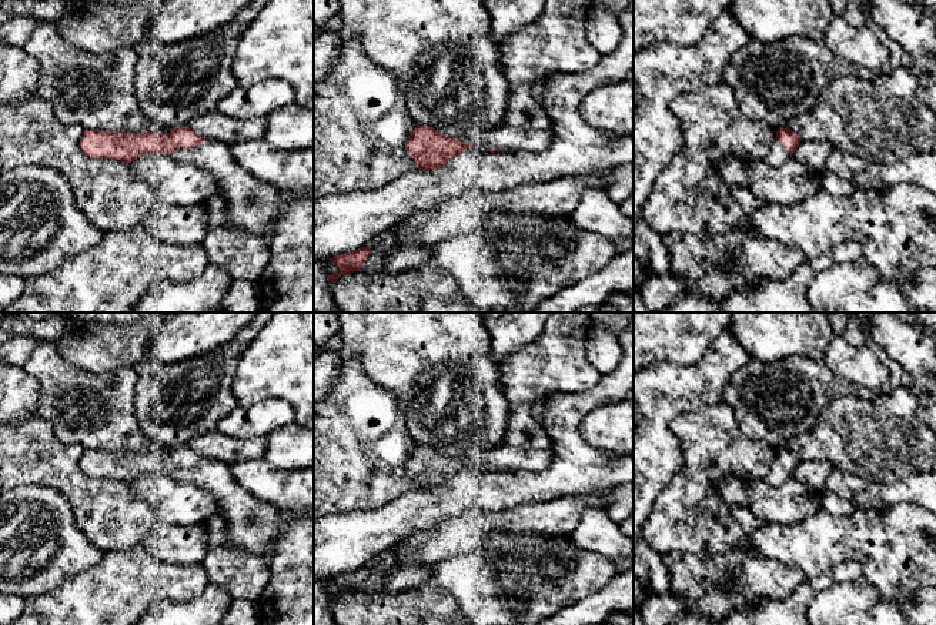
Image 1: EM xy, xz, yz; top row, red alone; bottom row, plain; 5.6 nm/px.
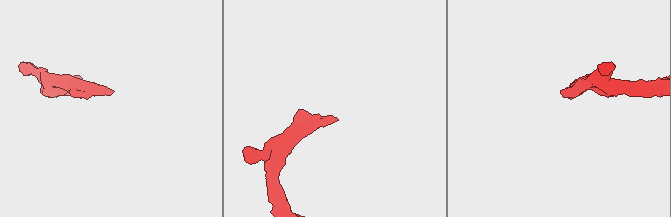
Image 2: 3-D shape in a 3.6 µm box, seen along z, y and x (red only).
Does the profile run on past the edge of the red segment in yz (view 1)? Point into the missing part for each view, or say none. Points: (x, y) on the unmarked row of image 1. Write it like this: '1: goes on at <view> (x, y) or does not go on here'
1: goes on at yz (778, 474)

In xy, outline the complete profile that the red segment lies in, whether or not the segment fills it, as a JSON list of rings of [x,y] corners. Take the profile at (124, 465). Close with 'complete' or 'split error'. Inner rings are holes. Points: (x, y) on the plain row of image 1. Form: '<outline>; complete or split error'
[[[190,447],[170,448],[167,454],[84,449],[80,467],[96,479],[130,482],[144,474],[170,474],[205,489],[218,502],[217,515],[227,522],[225,542],[245,552],[268,558],[283,527],[280,511],[244,491],[228,465],[205,459]]]; split error

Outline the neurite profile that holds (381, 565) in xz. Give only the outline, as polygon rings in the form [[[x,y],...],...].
[[[397,544],[372,557],[365,564],[365,566],[371,568],[371,574],[360,585],[360,589],[364,592],[375,594],[382,591],[385,579],[388,578],[392,569],[398,566],[411,566],[411,562],[401,558]]]

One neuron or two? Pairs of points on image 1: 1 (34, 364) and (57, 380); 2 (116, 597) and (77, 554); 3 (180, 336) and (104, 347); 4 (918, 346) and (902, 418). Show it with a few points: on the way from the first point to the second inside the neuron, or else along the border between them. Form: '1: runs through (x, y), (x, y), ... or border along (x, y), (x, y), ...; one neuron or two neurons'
1: runs through (40, 364), (52, 374); one neuron
2: border along (104, 552), (96, 564), (66, 578), (60, 584); two neurons
3: runs through (161, 336), (149, 336), (141, 341), (123, 346); one neuron
4: border along (902, 385), (913, 395), (916, 415), (921, 420); two neurons

